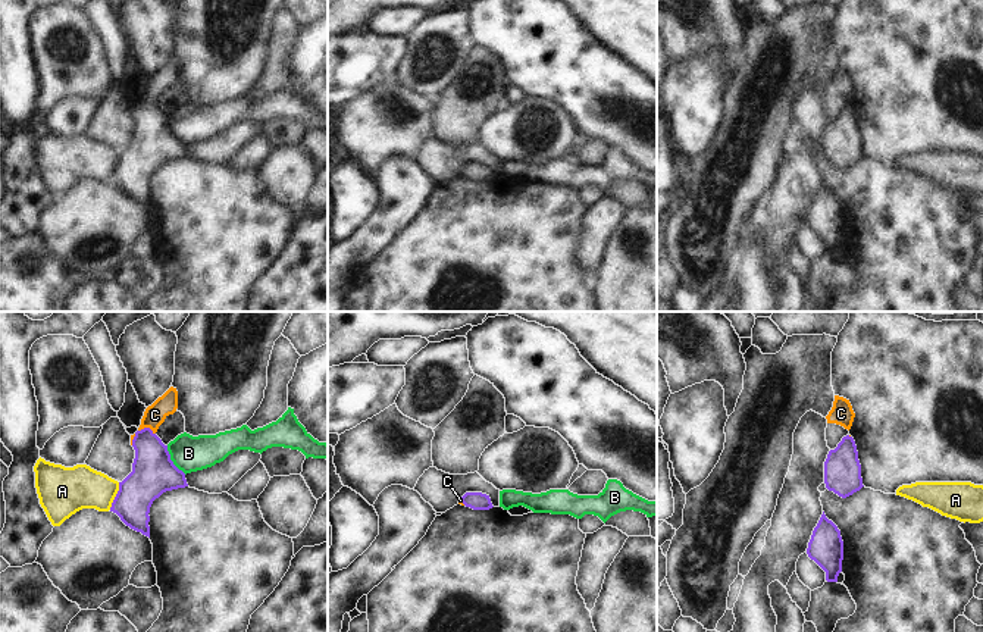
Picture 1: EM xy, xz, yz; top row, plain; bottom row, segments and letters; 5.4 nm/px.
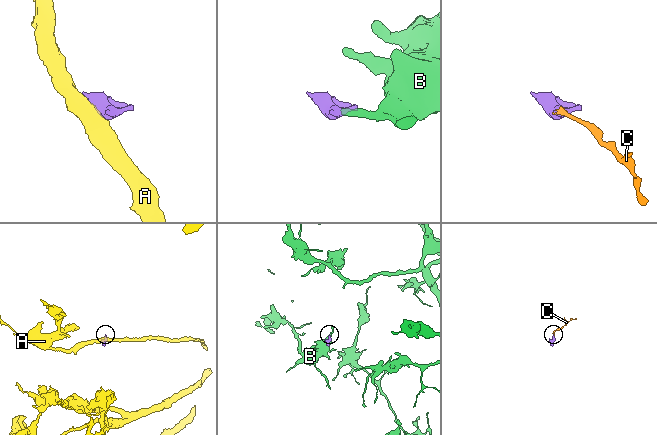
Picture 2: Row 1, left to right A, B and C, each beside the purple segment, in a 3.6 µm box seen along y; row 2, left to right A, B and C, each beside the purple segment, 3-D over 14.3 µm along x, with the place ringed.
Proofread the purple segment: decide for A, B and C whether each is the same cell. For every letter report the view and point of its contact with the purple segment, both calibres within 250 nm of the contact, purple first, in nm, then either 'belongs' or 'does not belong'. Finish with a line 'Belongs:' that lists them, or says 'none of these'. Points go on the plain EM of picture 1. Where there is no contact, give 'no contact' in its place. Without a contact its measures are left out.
A: meets purple in xy at (116, 166); 240 nm thick on the purple side, 240 nm on the other; does not belong
B: meets purple in xy at (171, 131); 240 nm thick on the purple side, 200 nm on the other; does not belong
C: meets purple in xy at (147, 99); 240 nm thick on the purple side, 120 nm on the other; belongs
Belongs: C

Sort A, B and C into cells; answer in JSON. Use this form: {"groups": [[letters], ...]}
{"groups": [["A"], ["B"], ["C"]]}

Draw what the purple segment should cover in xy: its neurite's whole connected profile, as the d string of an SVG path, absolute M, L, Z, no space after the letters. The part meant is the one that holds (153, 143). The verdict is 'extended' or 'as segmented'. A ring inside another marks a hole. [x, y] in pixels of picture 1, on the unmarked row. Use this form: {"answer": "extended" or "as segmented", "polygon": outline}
{"answer": "extended", "polygon": "M170 57L148 76L138 101L131 106L135 121L132 143L119 153L110 182L131 200L150 209L150 178L163 163L188 157L185 144L170 131L168 116L156 106L159 97L178 79L178 62Z"}

